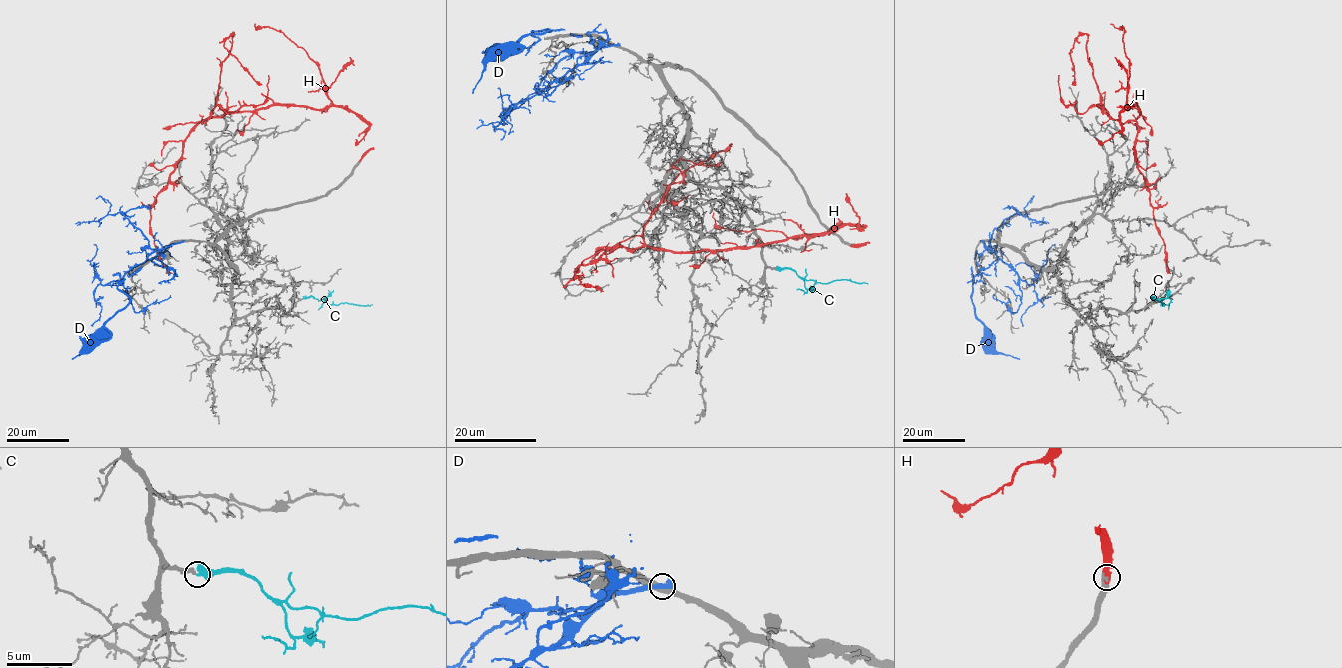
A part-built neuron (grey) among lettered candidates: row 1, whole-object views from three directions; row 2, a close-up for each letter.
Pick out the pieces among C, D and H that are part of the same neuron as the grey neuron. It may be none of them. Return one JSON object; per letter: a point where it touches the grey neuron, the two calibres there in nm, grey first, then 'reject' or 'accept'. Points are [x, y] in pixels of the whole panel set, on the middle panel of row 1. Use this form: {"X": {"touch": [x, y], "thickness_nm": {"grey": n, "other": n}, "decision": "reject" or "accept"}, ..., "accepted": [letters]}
{"C": {"touch": [776, 269], "thickness_nm": {"grey": 190, "other": 420}, "decision": "accept"}, "D": {"touch": [616, 45], "thickness_nm": {"grey": 480, "other": 480}, "decision": "reject"}, "H": {"touch": [852, 245], "thickness_nm": {"grey": 280, "other": 440}, "decision": "accept"}, "accepted": ["C", "H"]}

